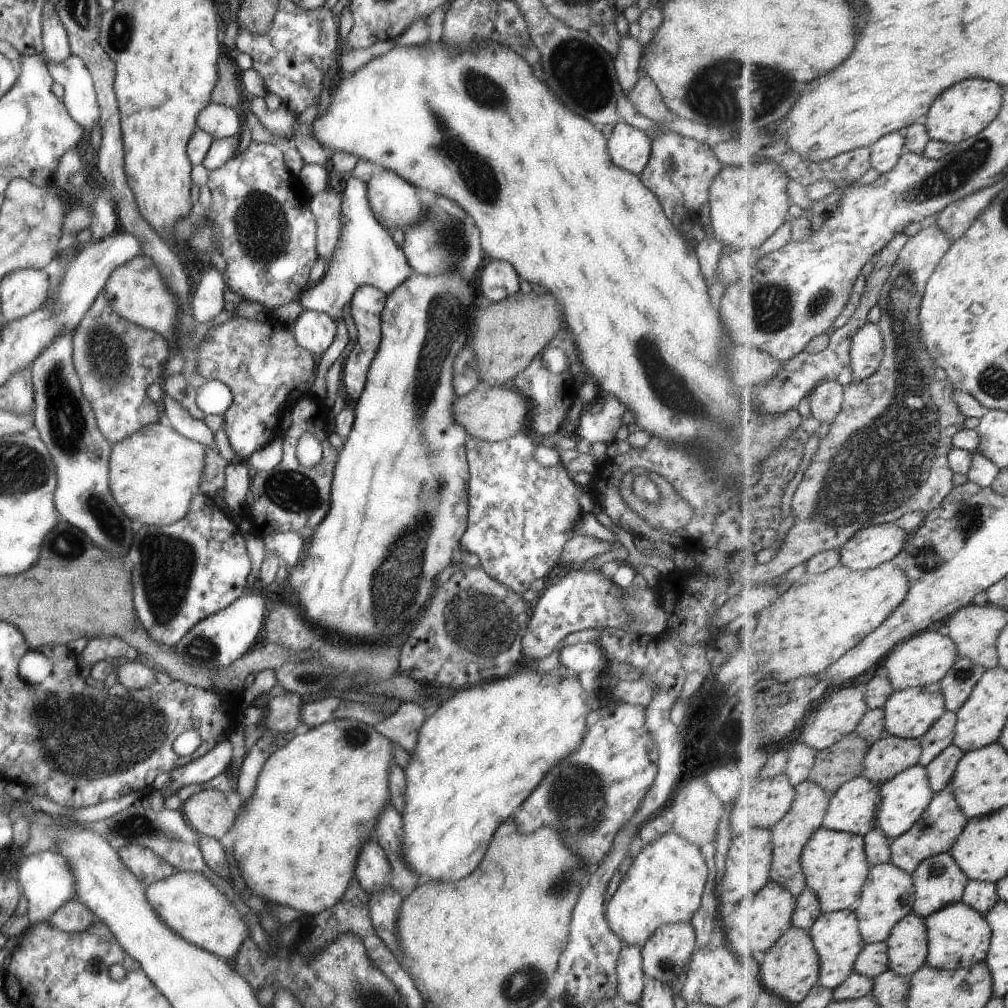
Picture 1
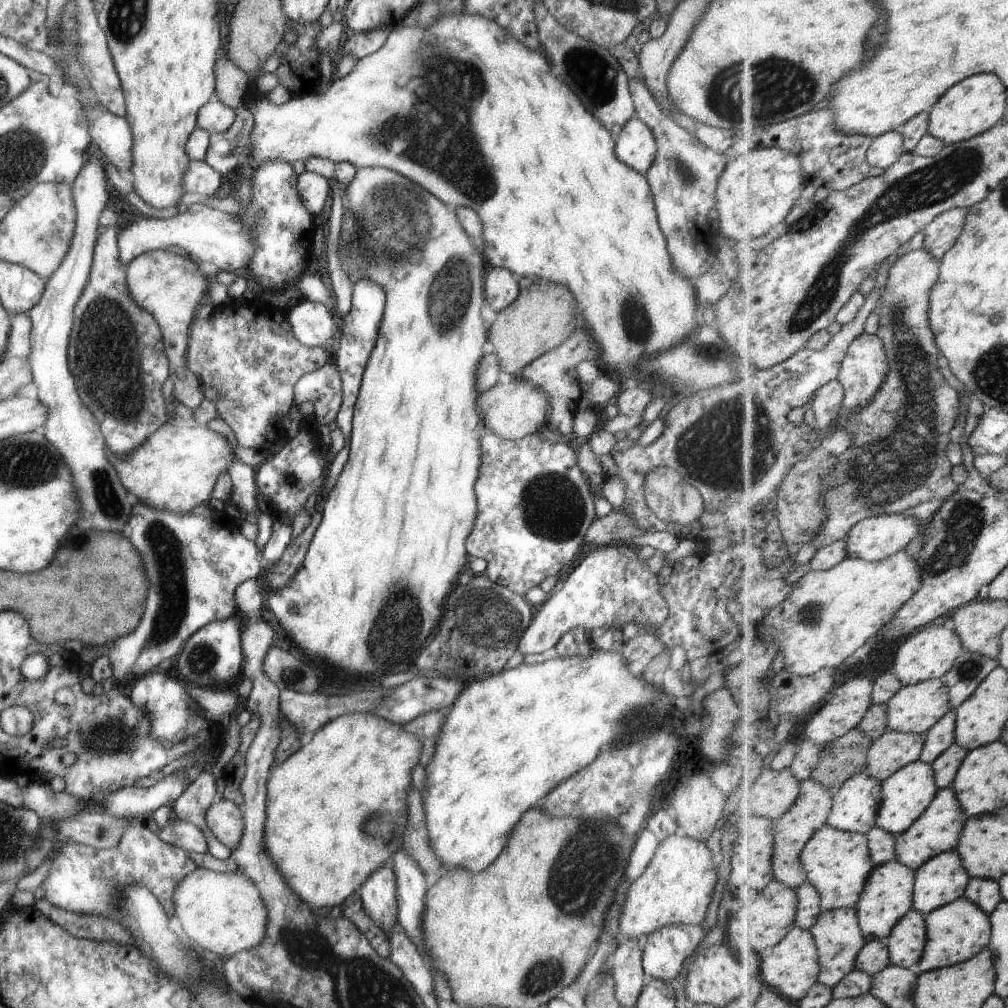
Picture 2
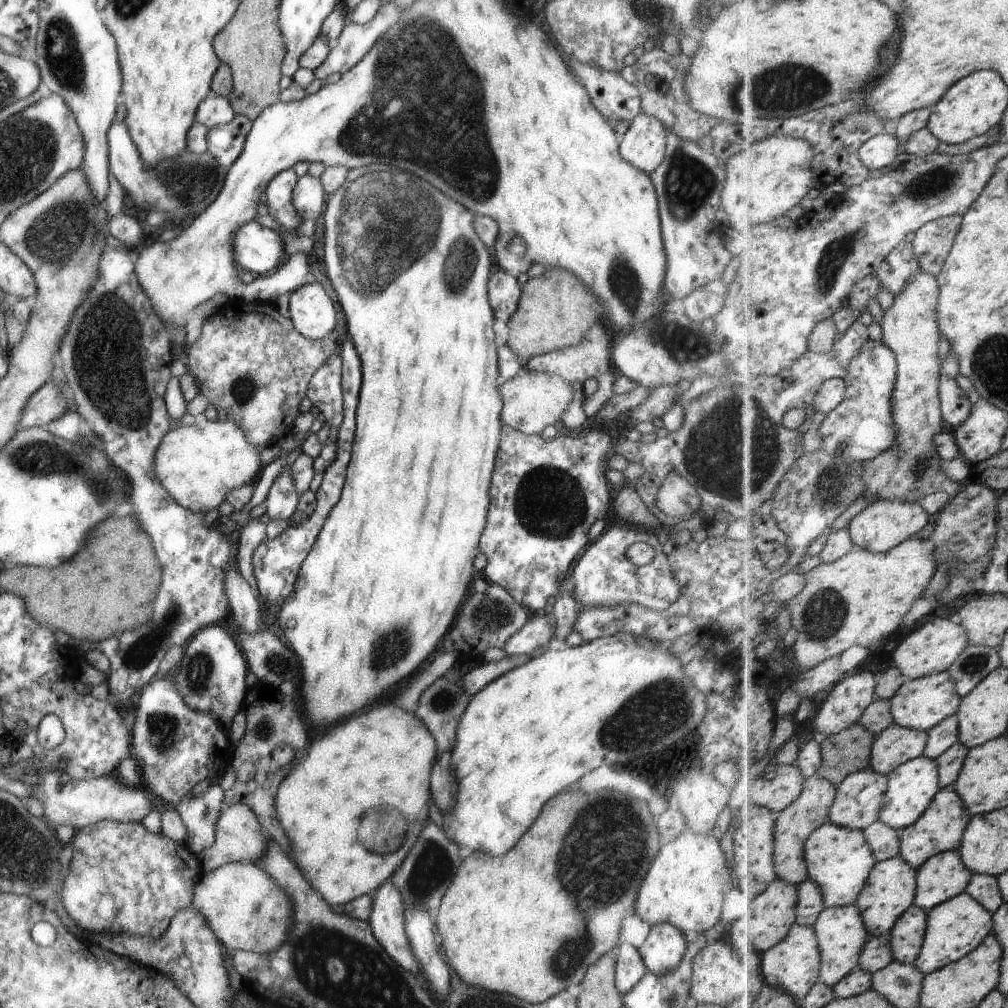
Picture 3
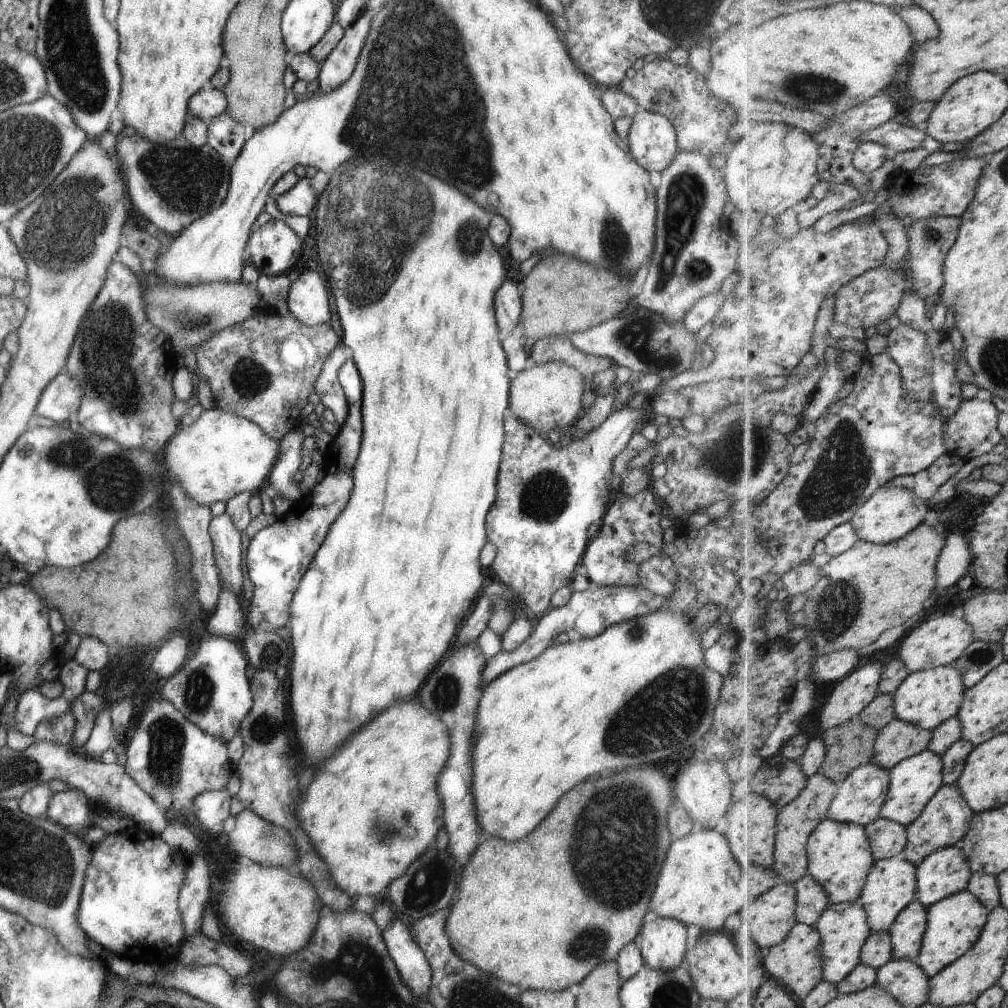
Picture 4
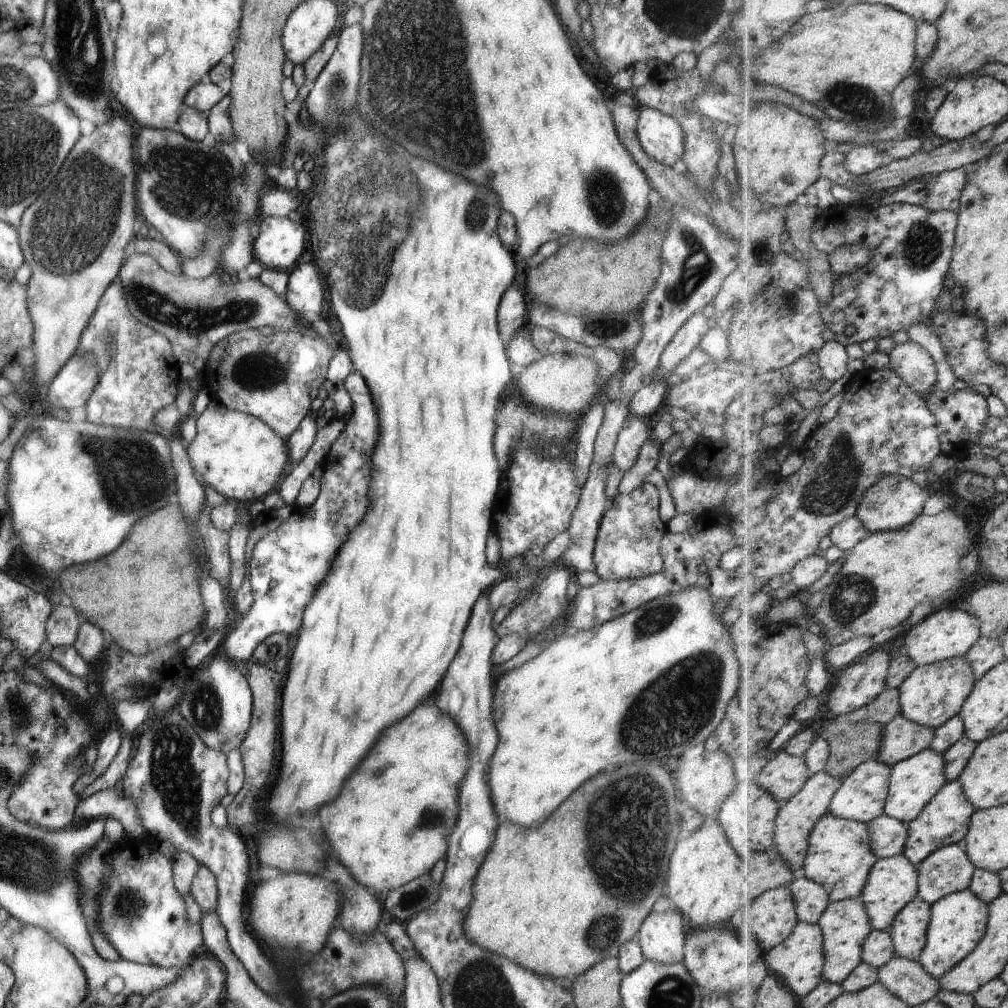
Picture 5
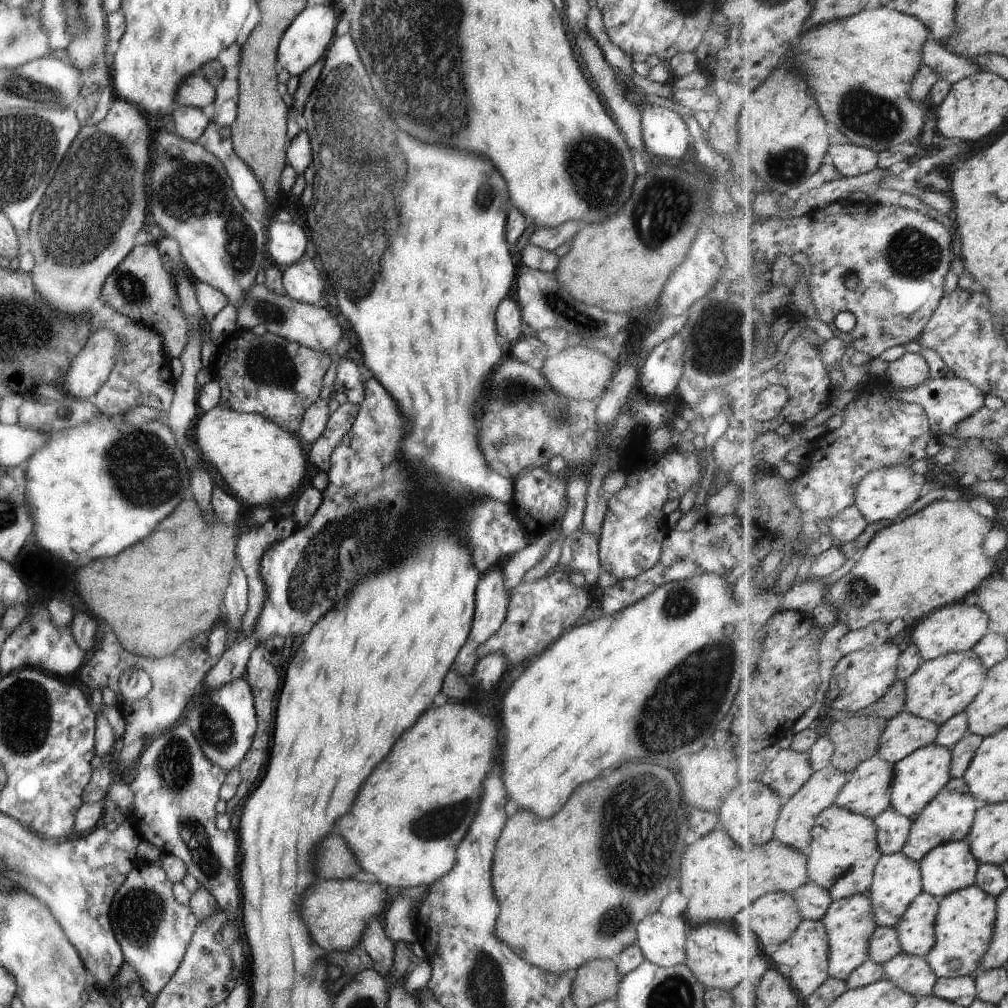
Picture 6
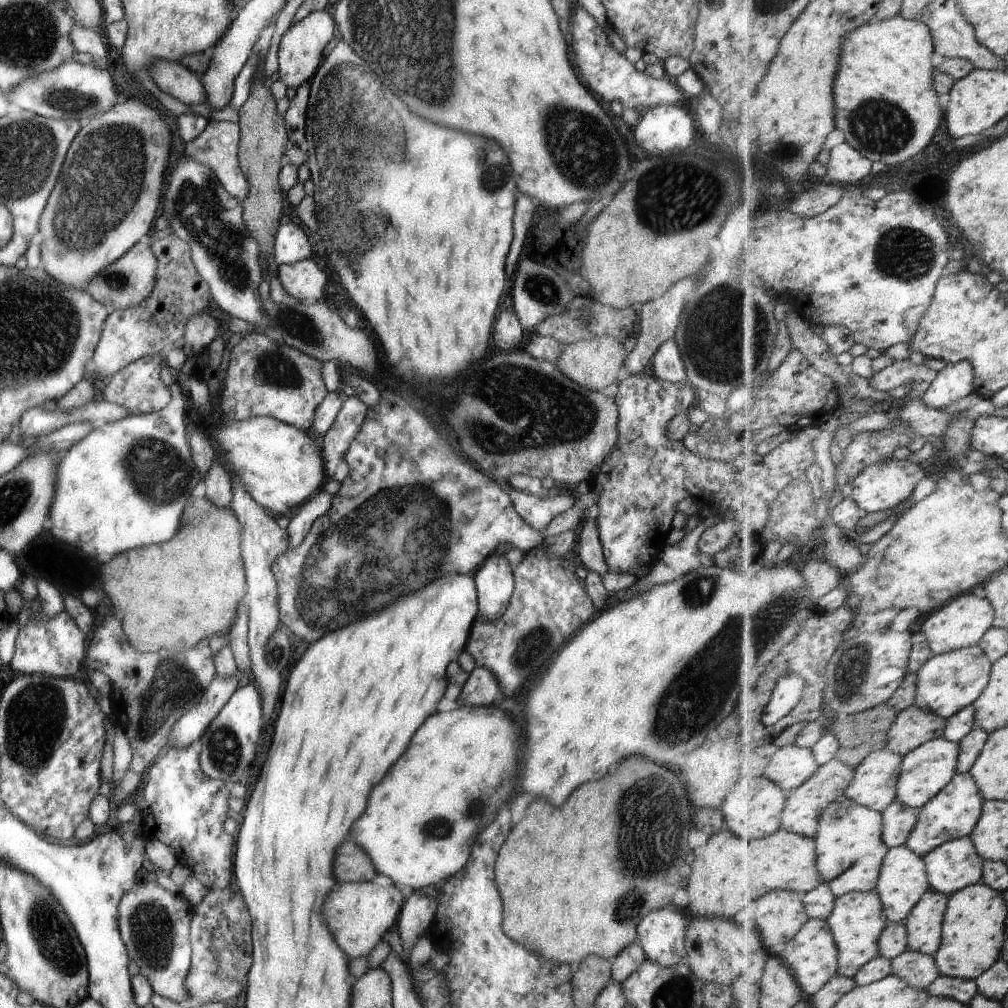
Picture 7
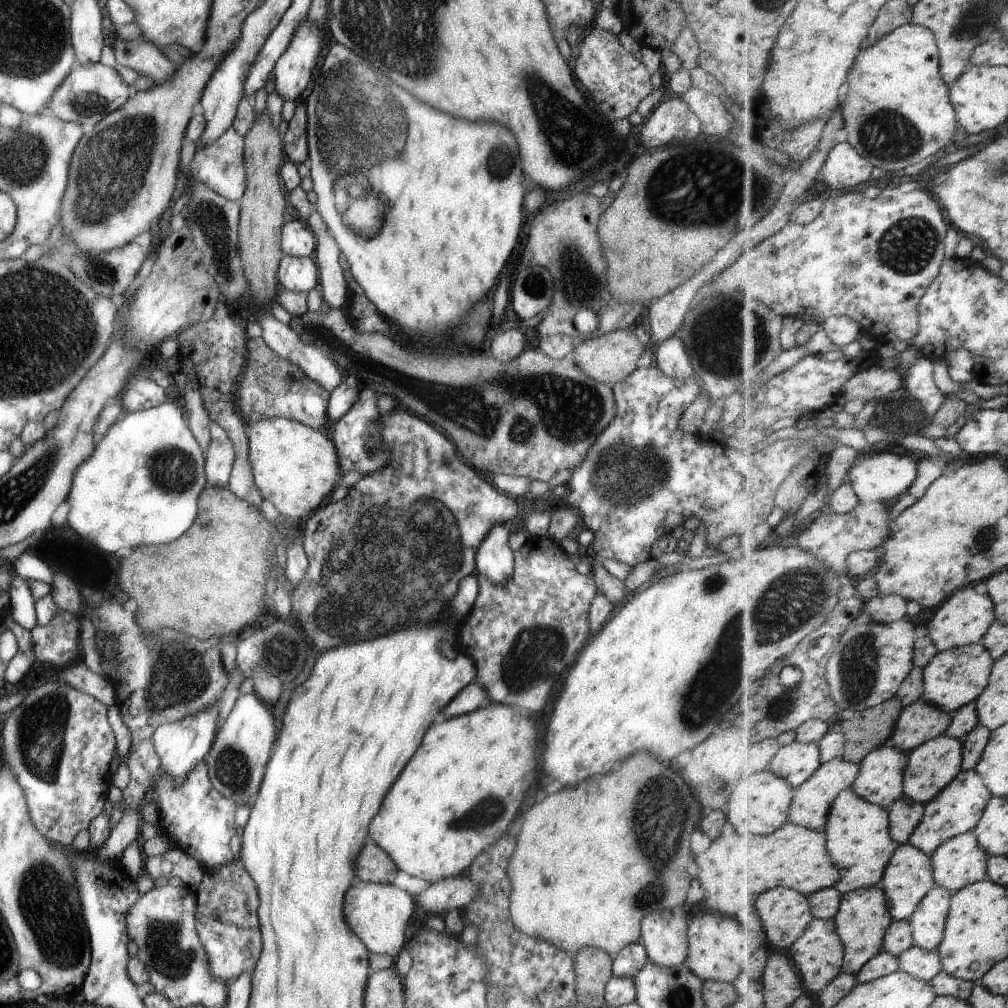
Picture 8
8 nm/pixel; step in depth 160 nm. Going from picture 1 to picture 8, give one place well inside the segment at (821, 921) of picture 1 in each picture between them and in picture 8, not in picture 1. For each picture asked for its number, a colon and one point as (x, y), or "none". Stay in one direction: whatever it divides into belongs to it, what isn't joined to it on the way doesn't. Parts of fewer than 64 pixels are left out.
2: (839, 937)
3: (841, 931)
4: (844, 928)
5: (846, 924)
6: (850, 922)
7: (858, 920)
8: (864, 918)

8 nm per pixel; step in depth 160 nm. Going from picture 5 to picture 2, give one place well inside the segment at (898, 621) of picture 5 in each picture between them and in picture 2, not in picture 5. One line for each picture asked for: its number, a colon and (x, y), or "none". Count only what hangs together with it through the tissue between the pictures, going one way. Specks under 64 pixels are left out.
2: (830, 614)
3: (861, 599)
4: (861, 593)

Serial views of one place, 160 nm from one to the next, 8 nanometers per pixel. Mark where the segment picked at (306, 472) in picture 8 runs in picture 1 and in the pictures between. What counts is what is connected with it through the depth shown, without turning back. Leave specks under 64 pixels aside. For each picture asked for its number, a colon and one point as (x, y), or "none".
1: (153, 473)
2: (174, 469)
3: (198, 465)
4: (218, 455)
5: (238, 455)
6: (260, 462)
7: (279, 466)

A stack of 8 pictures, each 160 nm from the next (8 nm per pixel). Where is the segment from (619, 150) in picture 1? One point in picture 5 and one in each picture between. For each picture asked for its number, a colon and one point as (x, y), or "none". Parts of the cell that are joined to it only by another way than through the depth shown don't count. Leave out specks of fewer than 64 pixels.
2: (635, 146)
3: (643, 143)
4: (651, 137)
5: (660, 136)

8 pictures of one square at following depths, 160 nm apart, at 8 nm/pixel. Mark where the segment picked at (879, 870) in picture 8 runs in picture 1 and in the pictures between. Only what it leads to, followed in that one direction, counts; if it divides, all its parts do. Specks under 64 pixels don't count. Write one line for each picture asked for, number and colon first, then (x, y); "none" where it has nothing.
1: (835, 863)
2: (838, 863)
3: (840, 860)
4: (840, 857)
5: (840, 857)
6: (844, 853)
7: (851, 850)

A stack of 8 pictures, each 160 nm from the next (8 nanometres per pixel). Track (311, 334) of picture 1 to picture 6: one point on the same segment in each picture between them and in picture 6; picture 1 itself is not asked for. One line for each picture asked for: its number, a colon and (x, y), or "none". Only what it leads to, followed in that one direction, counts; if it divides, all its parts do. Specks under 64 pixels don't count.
2: (312, 323)
3: (310, 309)
4: (308, 300)
5: (303, 294)
6: (302, 282)

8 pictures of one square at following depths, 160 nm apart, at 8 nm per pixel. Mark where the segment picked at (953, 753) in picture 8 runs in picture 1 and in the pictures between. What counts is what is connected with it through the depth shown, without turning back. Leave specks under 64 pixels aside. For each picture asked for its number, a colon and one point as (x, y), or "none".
1: (904, 799)
2: (908, 793)
3: (912, 787)
4: (914, 782)
5: (915, 782)
6: (919, 778)
7: (926, 772)

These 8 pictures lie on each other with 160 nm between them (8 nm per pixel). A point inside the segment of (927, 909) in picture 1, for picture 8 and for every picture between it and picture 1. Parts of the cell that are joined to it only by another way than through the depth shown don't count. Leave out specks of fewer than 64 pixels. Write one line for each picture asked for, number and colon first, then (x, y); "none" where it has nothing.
2: (942, 880)
3: (945, 876)
4: (947, 871)
5: (949, 870)
6: (952, 866)
7: (956, 865)
8: (960, 862)

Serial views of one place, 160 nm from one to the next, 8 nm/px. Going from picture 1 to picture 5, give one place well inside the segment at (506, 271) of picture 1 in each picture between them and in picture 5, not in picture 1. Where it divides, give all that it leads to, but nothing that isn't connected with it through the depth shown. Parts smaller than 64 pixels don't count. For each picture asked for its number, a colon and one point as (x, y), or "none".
2: (500, 288)
3: (503, 292)
4: (507, 301)
5: (511, 315)

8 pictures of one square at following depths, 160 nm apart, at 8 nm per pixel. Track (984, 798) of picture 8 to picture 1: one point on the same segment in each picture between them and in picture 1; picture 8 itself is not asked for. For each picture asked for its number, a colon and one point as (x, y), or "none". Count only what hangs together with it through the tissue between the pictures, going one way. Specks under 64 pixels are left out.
1: (936, 832)
2: (939, 830)
3: (942, 828)
4: (947, 818)
5: (946, 820)
6: (949, 817)
7: (955, 812)

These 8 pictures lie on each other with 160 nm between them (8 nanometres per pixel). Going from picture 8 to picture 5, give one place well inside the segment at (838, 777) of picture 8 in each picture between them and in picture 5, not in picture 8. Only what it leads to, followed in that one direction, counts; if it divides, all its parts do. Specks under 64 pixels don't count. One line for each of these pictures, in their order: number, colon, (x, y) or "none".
5: (797, 818)
6: (798, 816)
7: (805, 806)

